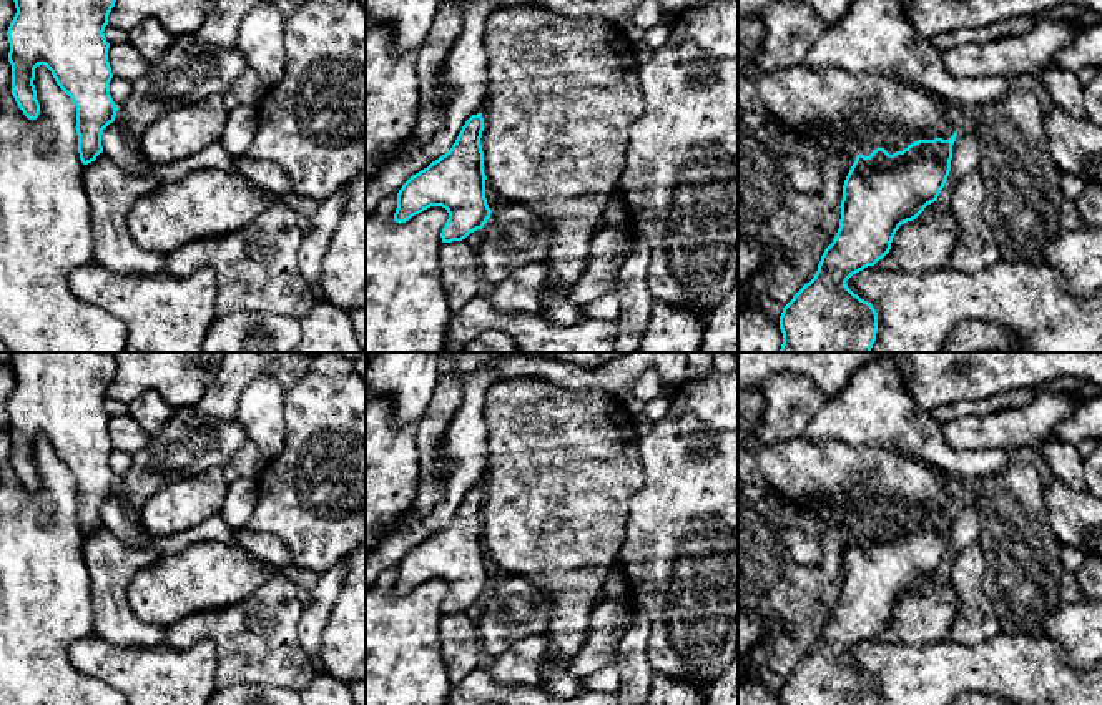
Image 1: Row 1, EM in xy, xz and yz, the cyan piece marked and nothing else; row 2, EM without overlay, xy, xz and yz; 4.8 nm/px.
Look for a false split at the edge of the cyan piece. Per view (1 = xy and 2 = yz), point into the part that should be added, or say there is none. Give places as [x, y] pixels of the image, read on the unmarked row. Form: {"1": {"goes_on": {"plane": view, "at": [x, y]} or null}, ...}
{"1": {"goes_on": null}, "2": {"goes_on": null}}

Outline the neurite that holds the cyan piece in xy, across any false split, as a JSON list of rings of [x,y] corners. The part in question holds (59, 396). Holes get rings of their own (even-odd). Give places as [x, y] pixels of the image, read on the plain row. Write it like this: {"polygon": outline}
{"polygon": [[[13,352],[10,367],[17,386],[8,399],[12,467],[28,492],[37,492],[40,476],[33,457],[35,441],[45,437],[57,457],[76,479],[78,525],[88,537],[103,525],[103,502],[115,494],[116,477],[110,467],[113,451],[105,411],[108,387],[116,374],[113,352]]]}

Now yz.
{"polygon": [[[954,504],[949,512],[918,512],[893,527],[876,520],[869,529],[856,529],[843,557],[839,602],[824,622],[814,650],[783,680],[781,705],[878,705],[876,682],[854,667],[846,653],[883,632],[899,599],[937,574],[951,544],[956,509]]]}

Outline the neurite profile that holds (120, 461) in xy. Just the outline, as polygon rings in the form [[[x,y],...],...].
[[[113,449],[110,454],[110,467],[116,477],[116,481],[120,481],[121,477],[125,477],[130,471],[131,466],[131,456],[125,451],[120,449]]]

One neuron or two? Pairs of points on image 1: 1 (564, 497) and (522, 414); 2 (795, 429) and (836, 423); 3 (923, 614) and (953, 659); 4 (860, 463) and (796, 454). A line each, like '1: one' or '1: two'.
1: one
2: two
3: two
4: one

